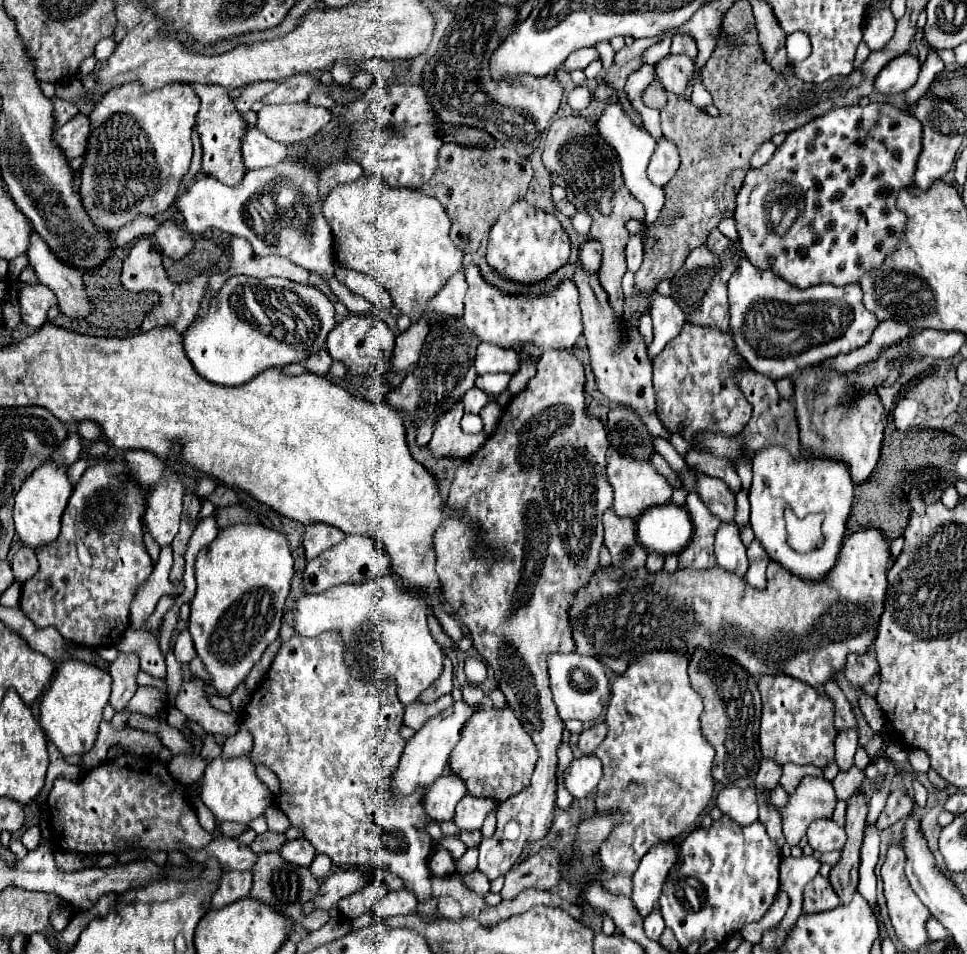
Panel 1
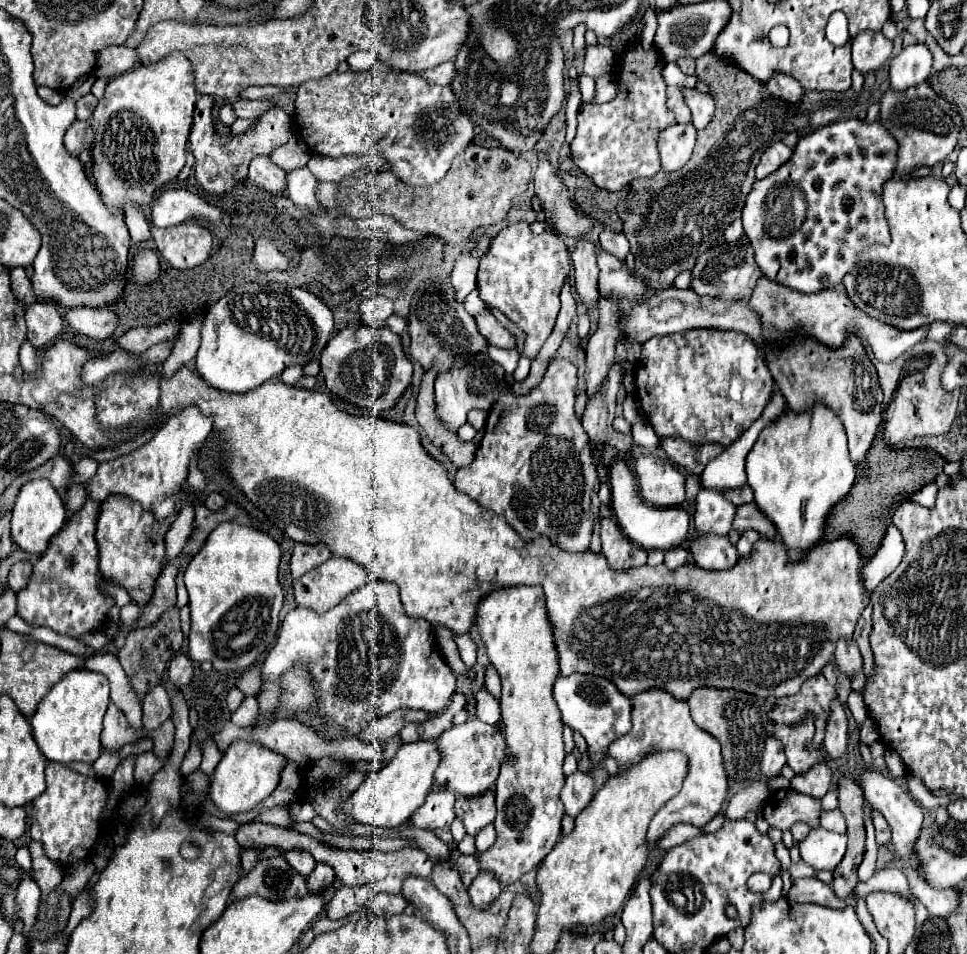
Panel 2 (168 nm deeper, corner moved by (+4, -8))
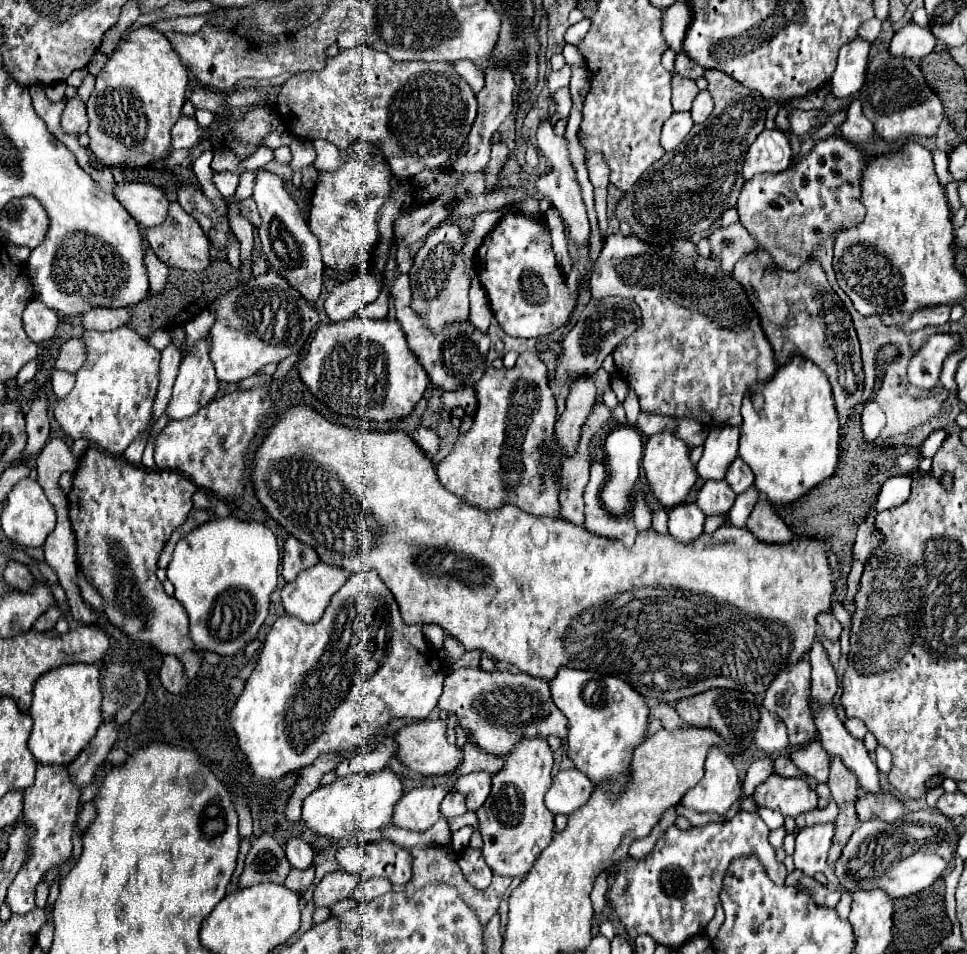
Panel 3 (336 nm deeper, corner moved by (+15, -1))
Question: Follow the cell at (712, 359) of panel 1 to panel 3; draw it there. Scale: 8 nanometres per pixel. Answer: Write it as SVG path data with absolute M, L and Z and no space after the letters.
M620 233L608 235L606 241L604 241L604 245L602 245L600 257L596 259L596 263L594 263L594 267L592 267L590 293L592 293L594 299L596 299L596 297L610 297L610 295L626 297L626 299L632 299L634 303L638 303L640 309L642 309L642 317L644 317L642 327L640 327L636 333L632 333L632 337L624 339L624 341L616 347L616 351L614 351L612 355L614 355L616 369L618 369L620 377L624 377L624 381L626 381L626 383L632 387L632 391L638 395L638 399L640 399L640 409L642 409L644 413L656 413L656 415L674 417L674 419L694 419L694 421L700 421L702 425L708 425L708 427L742 425L740 407L742 407L744 397L750 395L752 387L754 387L758 381L764 383L764 381L772 379L772 375L776 373L776 363L774 363L772 347L768 345L768 339L764 337L764 331L760 329L758 317L756 317L756 313L752 313L744 291L740 289L740 285L738 285L736 281L730 279L730 275L724 275L724 273L718 271L716 261L698 257L696 245L694 245L692 241L678 239L678 241L672 243L670 247L652 247L652 245L644 245L642 241L636 241L636 237L632 237L632 235L628 235L628 237L622 237Z

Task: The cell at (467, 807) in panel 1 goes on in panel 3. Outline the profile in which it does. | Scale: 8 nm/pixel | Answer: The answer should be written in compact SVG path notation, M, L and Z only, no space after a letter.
M486 771L468 773L468 775L458 777L452 789L466 797L468 811L478 811L490 793L490 779L492 779L492 775Z

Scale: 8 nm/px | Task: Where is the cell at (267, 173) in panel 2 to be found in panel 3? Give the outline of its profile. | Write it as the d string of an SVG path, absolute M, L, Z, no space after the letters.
M258 169L256 171L256 183L252 199L258 205L262 223L258 227L258 235L262 241L262 251L268 257L270 265L274 269L282 269L282 277L300 291L302 297L306 297L310 303L314 303L322 289L322 257L318 249L318 239L310 233L306 221L302 219L294 199L288 195L284 187L284 179L272 171Z

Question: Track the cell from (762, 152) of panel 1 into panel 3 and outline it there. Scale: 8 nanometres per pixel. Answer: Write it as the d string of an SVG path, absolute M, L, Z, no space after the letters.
M764 129L760 137L748 147L744 161L744 179L752 179L756 173L784 171L792 161L788 137L782 131Z

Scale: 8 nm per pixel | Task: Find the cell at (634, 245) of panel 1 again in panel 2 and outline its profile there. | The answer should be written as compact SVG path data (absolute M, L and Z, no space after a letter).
M605 226L603 232L599 234L599 244L601 244L603 250L613 252L617 258L623 258L623 260L625 260L627 252L629 252L629 242L625 240L623 232L615 232L609 226Z

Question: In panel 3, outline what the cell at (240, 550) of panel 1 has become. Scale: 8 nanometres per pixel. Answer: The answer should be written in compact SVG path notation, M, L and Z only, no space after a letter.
M236 517L212 519L178 541L166 571L176 589L174 597L188 611L194 647L220 657L236 655L254 641L268 615L270 593L278 581L276 537L262 523L246 523Z

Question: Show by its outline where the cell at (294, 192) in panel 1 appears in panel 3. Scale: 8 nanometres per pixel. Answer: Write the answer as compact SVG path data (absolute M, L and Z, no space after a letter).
M152 183L116 185L116 199L142 227L156 227L168 215L170 201L166 193Z

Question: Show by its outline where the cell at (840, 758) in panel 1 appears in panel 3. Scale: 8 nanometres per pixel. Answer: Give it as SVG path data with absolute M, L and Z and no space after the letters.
M814 641L810 649L810 663L812 663L812 703L822 707L830 705L836 693L836 675L820 641Z

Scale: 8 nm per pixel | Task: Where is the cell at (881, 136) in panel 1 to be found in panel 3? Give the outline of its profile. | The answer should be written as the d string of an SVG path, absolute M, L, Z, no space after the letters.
M828 135L824 139L818 139L816 145L804 157L800 157L798 163L792 163L788 169L780 173L760 173L744 183L738 197L740 223L760 243L760 249L766 249L772 255L774 263L780 269L798 271L798 267L802 267L808 259L812 259L814 251L822 247L822 243L828 237L836 237L844 229L852 229L860 225L860 221L864 219L866 207L860 201L860 193L862 193L860 183L862 183L862 171L866 165L868 165L868 157L844 137Z

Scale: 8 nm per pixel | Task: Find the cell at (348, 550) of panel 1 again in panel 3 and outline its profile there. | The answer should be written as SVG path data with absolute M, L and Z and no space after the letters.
M320 561L302 571L292 583L284 585L282 605L286 613L292 613L306 623L316 623L322 617L330 597L346 583L348 577L348 571Z

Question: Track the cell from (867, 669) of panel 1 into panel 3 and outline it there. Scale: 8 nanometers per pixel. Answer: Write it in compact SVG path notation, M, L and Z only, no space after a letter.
M820 613L820 615L818 615L818 625L820 625L822 633L824 633L830 641L838 641L838 639L840 639L842 625L834 619L834 615L832 615L832 613L828 613L828 615Z

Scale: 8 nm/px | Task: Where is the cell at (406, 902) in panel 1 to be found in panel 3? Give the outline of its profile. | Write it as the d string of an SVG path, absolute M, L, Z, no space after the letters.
M366 879L362 881L354 891L352 891L352 899L356 903L360 901L372 901L384 893L390 893L392 891L392 883L390 881L384 881L384 879Z

